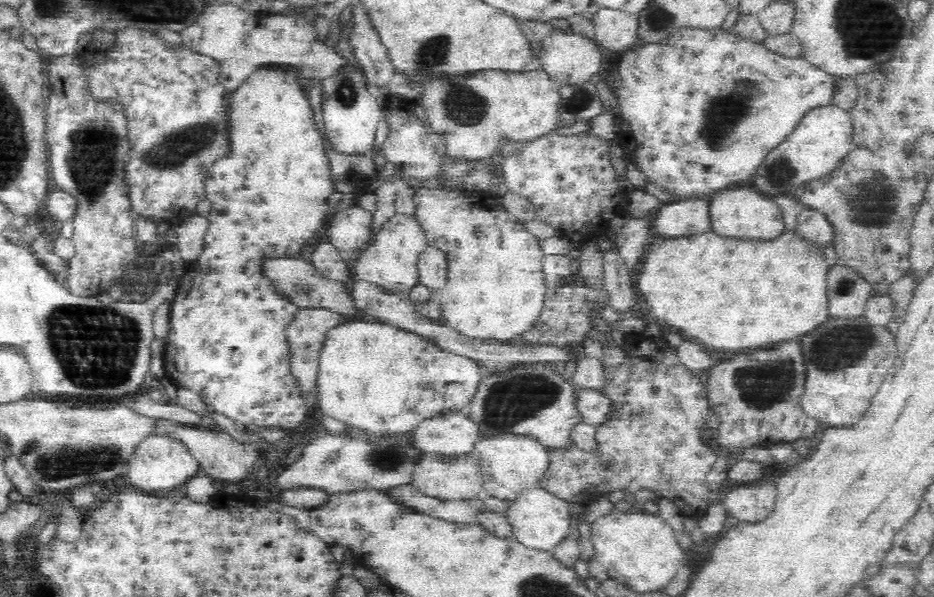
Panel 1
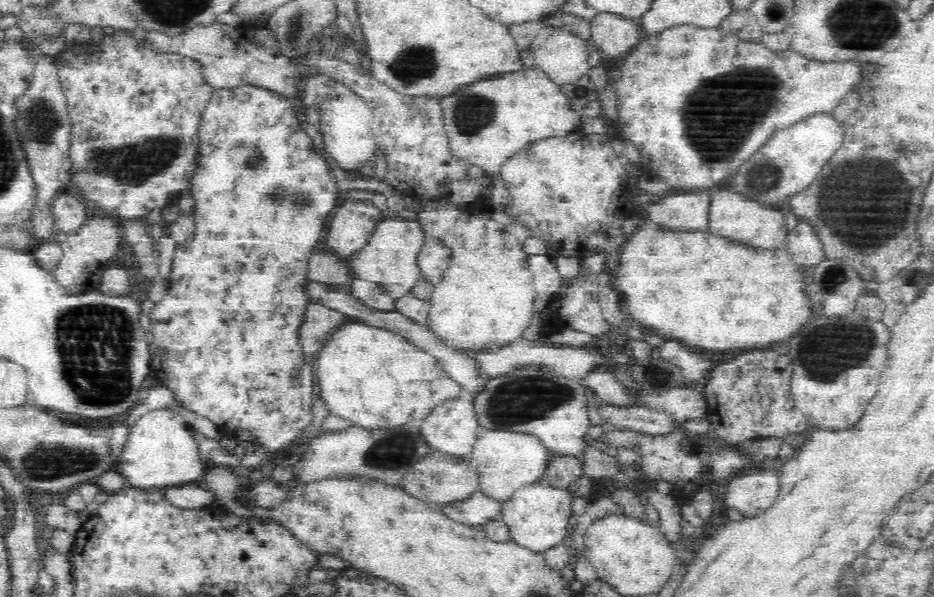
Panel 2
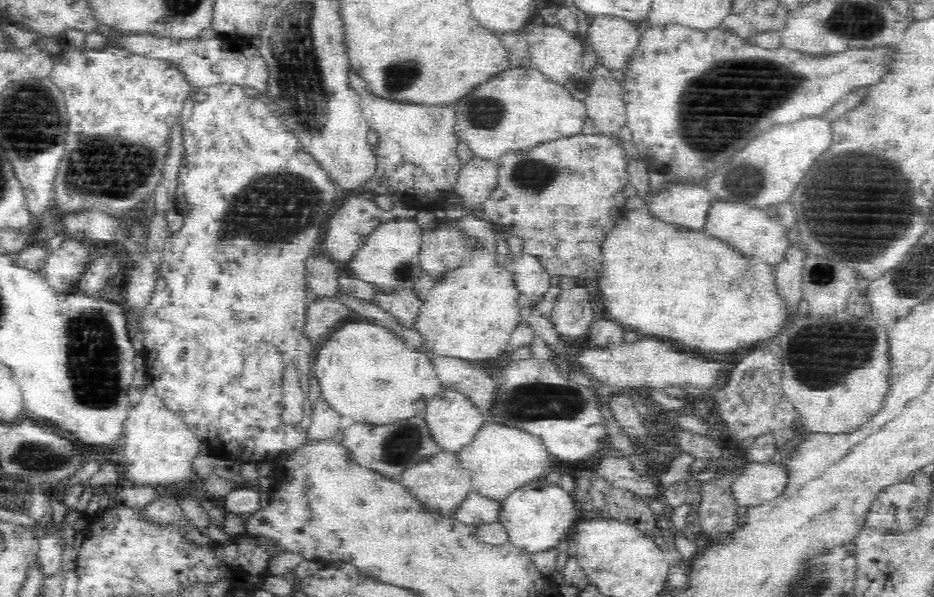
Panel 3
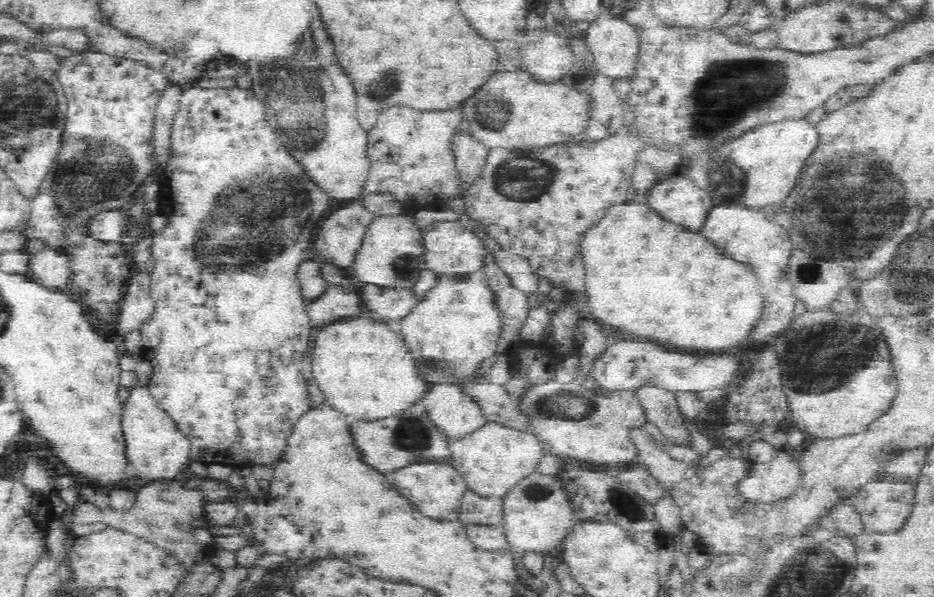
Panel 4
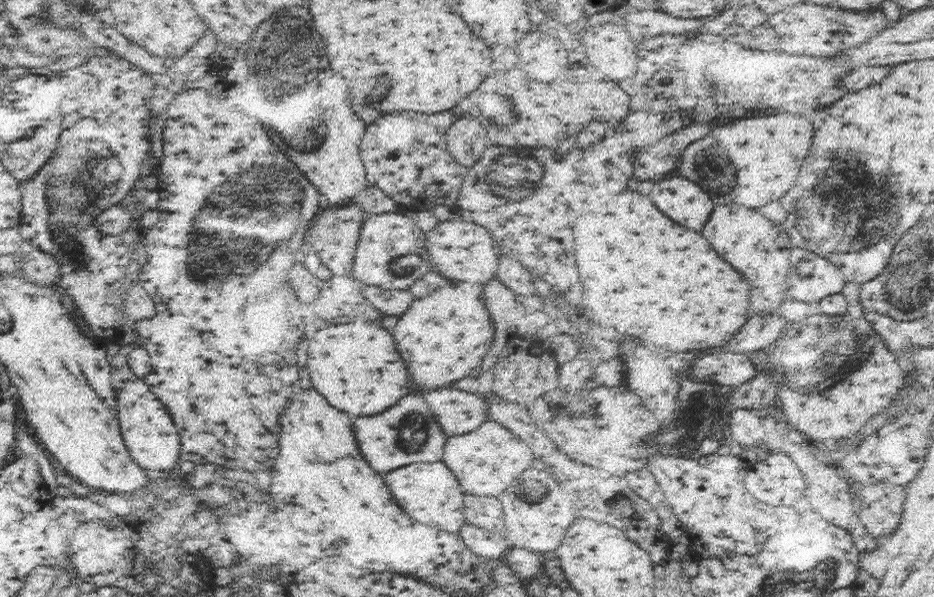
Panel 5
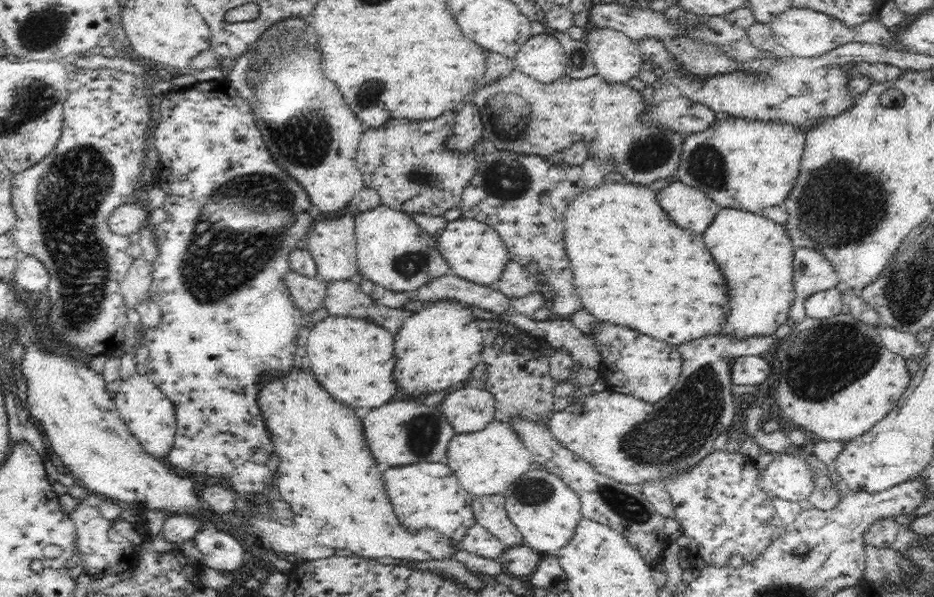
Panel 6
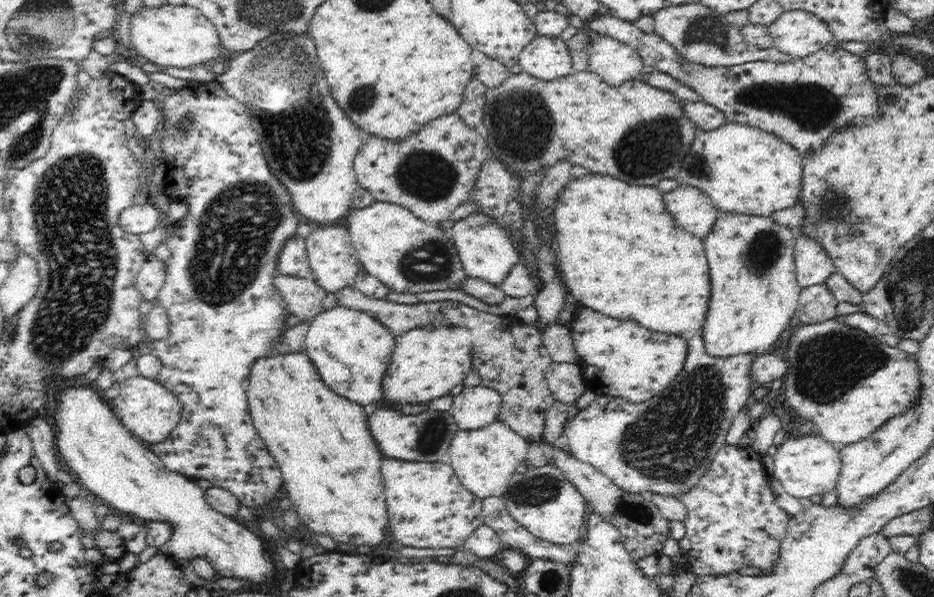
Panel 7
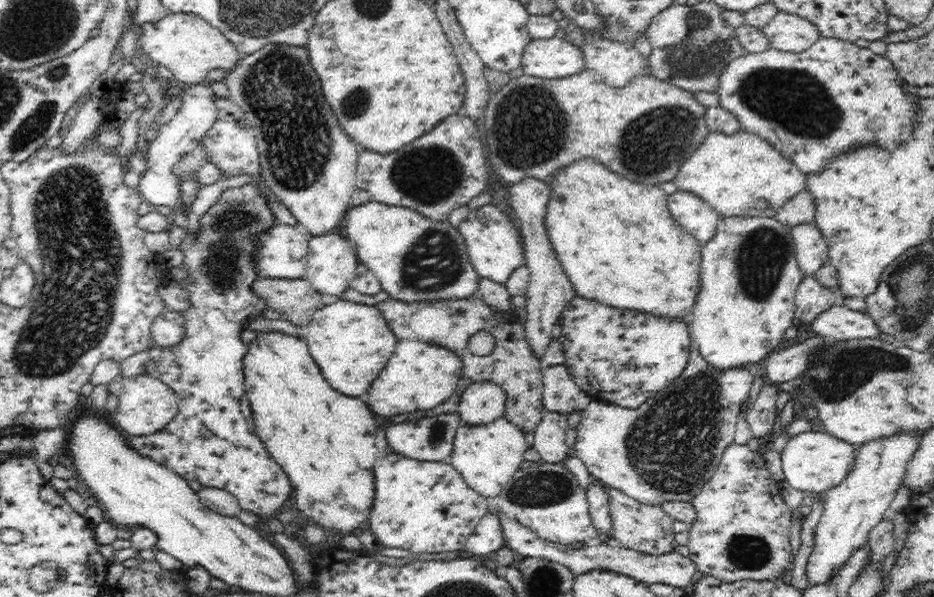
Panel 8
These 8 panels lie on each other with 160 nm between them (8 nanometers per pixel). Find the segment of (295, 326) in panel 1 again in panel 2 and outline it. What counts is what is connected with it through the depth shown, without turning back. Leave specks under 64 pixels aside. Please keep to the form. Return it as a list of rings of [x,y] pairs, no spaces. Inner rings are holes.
[[[310,302],[305,312],[304,324],[300,328],[300,340],[302,340],[306,356],[312,356],[314,352],[318,352],[324,346],[330,332],[336,326],[344,325],[346,320],[348,318],[345,314],[328,305]]]

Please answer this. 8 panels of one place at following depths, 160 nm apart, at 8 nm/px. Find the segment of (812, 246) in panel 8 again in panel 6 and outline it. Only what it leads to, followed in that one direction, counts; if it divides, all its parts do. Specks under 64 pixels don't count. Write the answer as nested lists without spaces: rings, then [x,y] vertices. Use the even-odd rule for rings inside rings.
[[[798,247],[793,259],[793,287],[798,303],[817,292],[841,287],[839,274],[820,251]]]

